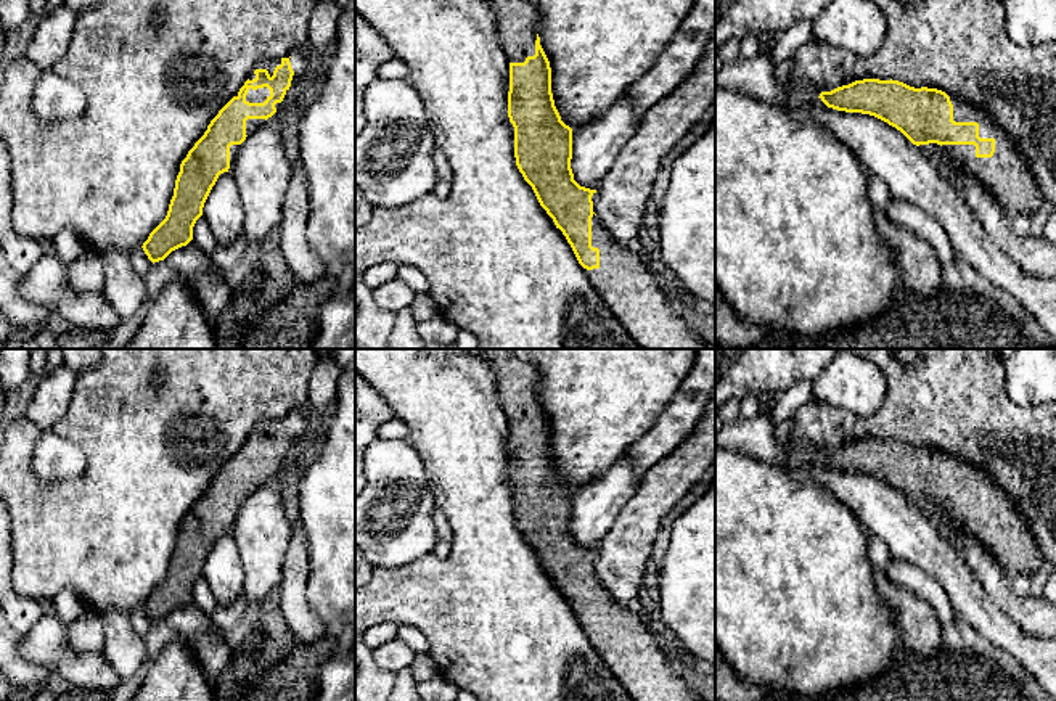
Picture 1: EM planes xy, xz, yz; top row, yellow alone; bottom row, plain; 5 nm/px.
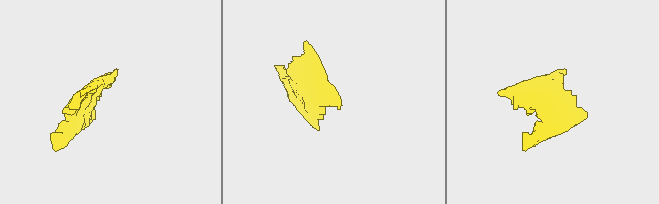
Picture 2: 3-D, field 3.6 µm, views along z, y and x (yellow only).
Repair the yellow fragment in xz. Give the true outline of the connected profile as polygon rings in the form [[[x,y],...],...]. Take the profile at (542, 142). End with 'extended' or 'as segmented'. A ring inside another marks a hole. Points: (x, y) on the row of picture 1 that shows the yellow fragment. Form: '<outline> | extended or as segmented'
[[[487,0],[487,3],[495,13],[501,48],[510,63],[508,117],[514,127],[516,166],[540,206],[566,236],[604,305],[643,349],[707,349],[667,302],[640,254],[614,241],[603,228],[595,215],[596,190],[580,187],[574,180],[572,129],[561,121],[555,106],[551,68],[537,34],[540,14],[535,5],[526,0]]] | extended

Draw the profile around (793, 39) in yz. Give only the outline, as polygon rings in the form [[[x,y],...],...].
[[[800,21],[784,32],[778,34],[776,45],[772,51],[773,64],[794,58],[796,51],[813,39],[812,21]]]

